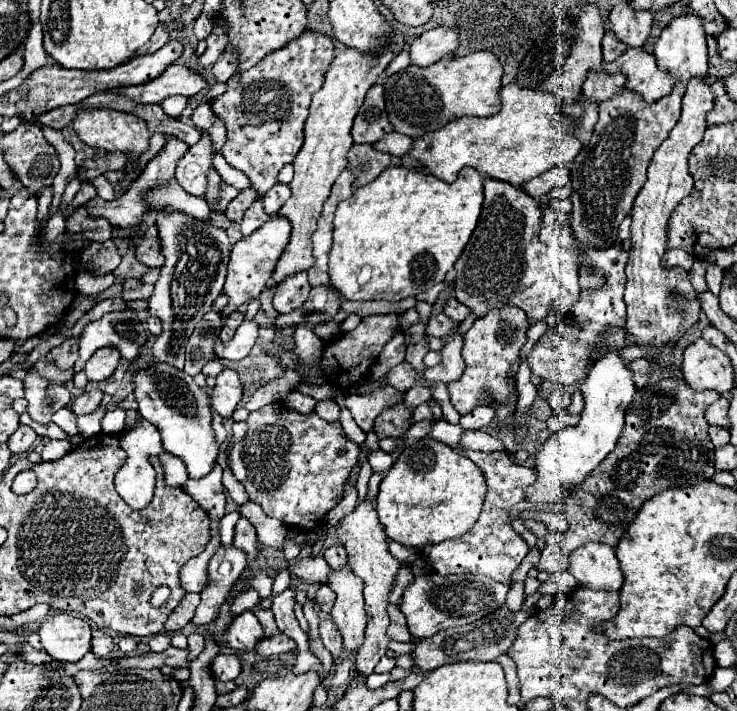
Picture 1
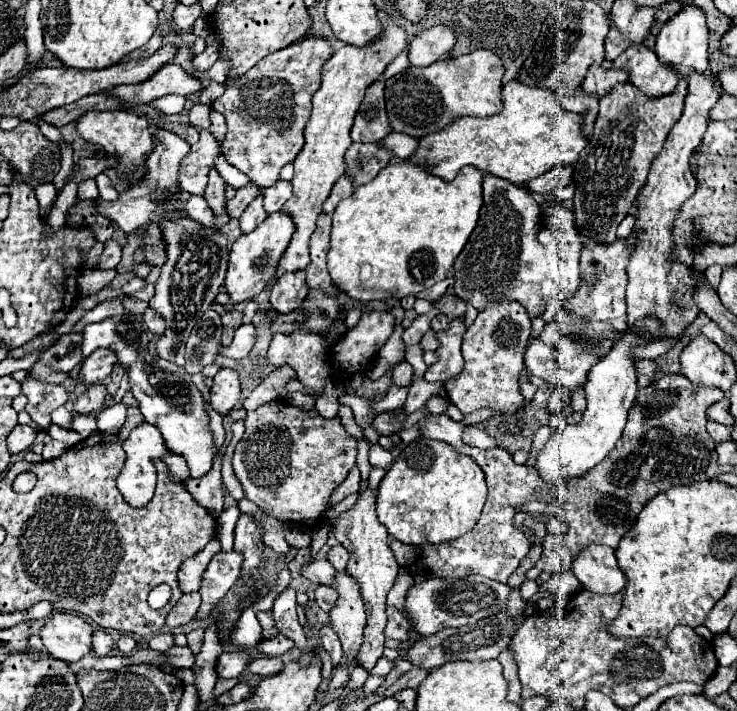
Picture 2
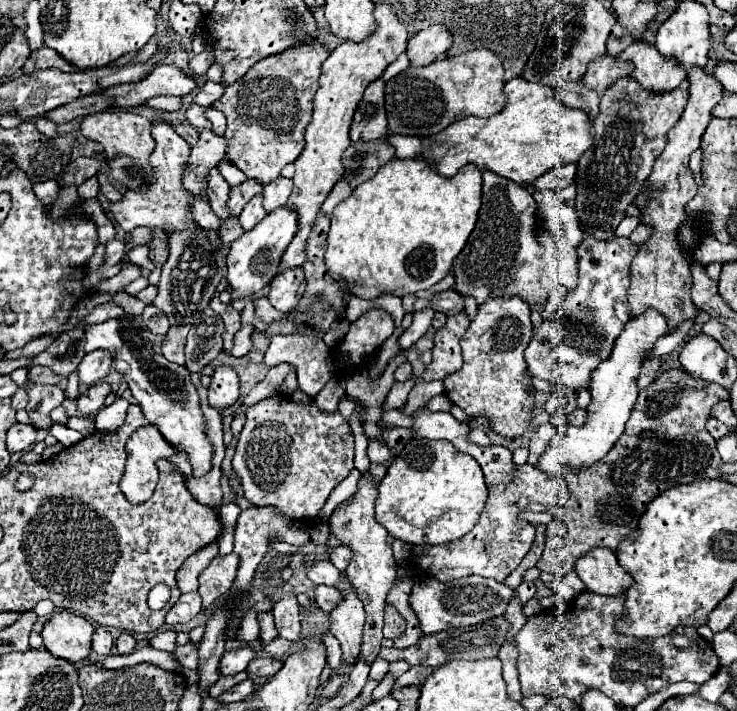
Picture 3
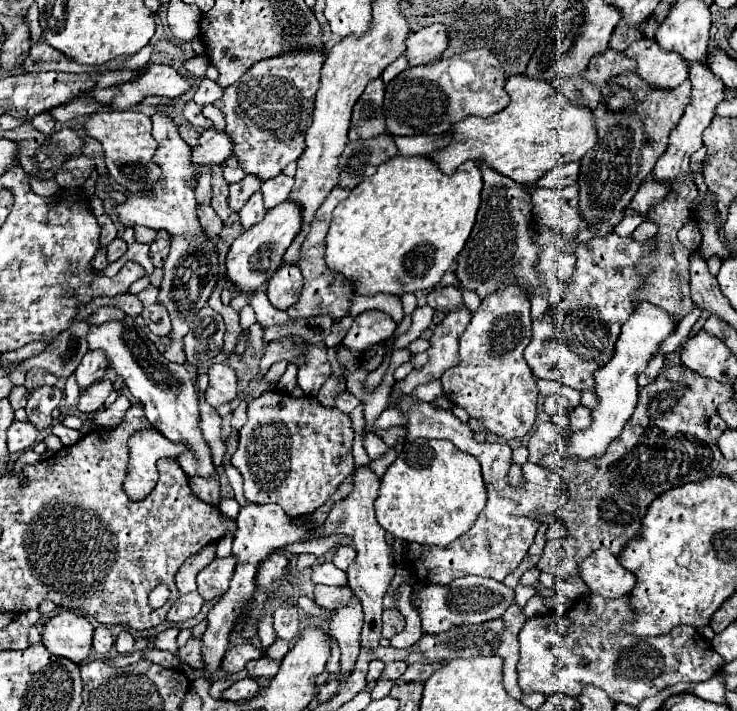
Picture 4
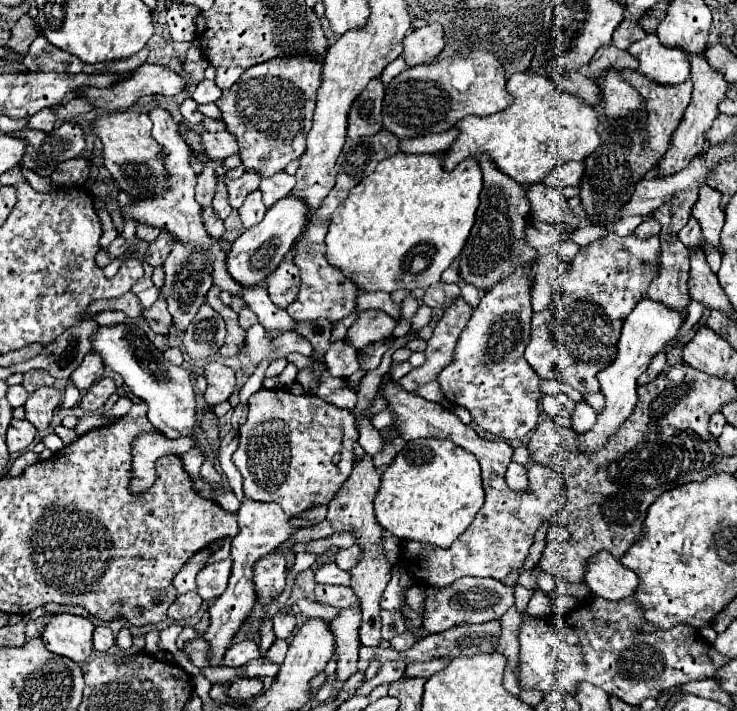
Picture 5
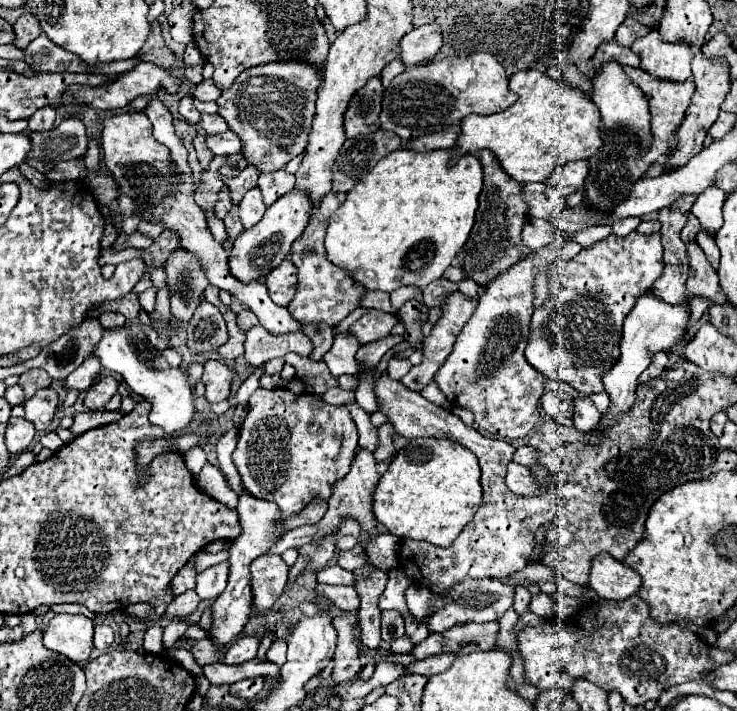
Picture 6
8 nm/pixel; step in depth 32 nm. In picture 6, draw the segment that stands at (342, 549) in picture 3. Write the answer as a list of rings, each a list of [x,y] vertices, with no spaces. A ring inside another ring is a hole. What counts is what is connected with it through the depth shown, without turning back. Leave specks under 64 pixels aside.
[[[356,544],[352,550],[346,550],[346,552],[338,552],[336,556],[336,562],[338,566],[342,566],[344,570],[352,570],[352,568],[360,568],[364,562],[366,562],[366,556],[364,556],[364,548],[360,544]]]

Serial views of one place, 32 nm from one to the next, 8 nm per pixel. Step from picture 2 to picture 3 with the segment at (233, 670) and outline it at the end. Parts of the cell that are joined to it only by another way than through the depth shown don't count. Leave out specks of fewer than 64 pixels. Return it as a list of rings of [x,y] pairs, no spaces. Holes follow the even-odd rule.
[[[238,648],[232,652],[224,652],[218,672],[222,676],[234,676],[234,674],[246,670],[246,666],[252,658],[256,658],[256,652],[252,648]]]

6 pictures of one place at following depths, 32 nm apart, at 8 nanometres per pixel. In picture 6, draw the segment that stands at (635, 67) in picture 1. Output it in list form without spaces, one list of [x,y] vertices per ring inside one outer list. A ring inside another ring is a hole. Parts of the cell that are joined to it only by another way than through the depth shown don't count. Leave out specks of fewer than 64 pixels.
[[[658,30],[638,38],[632,44],[632,52],[640,56],[640,68],[660,80],[682,82],[692,76],[690,62],[694,50],[686,42],[664,42]]]

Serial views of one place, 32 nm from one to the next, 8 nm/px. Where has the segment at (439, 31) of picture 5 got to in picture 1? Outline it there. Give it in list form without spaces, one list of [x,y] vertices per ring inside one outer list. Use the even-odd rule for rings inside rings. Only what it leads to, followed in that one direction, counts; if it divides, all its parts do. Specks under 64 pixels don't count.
[[[432,28],[418,36],[410,46],[410,58],[416,66],[430,66],[446,56],[452,56],[458,48],[458,36],[452,28]]]

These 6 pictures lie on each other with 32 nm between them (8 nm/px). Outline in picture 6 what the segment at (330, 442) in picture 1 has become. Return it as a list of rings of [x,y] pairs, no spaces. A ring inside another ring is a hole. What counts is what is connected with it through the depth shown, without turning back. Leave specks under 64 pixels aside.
[[[258,388],[248,400],[248,416],[240,426],[240,438],[232,460],[242,476],[244,490],[260,500],[276,502],[282,514],[288,518],[292,514],[298,514],[306,504],[316,498],[328,500],[328,496],[332,494],[332,484],[348,474],[348,464],[352,464],[356,446],[358,432],[346,406],[330,406],[322,402],[316,394],[296,396],[286,388]]]

